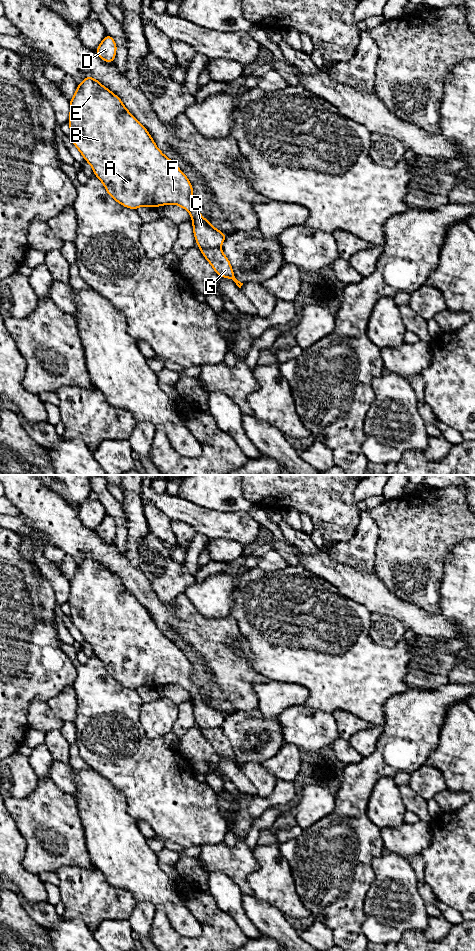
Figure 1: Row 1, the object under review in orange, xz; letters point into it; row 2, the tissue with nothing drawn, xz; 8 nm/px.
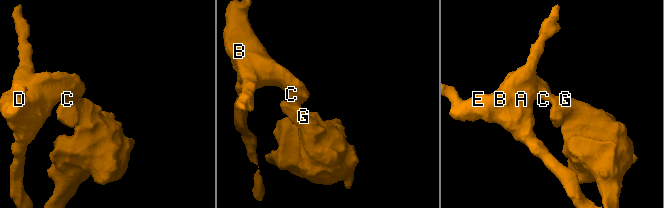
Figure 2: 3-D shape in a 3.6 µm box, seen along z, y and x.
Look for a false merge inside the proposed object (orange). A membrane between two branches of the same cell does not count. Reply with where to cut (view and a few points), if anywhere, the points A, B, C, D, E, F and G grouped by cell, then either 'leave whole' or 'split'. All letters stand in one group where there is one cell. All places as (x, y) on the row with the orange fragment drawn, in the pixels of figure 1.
cut xz (200, 246), (219, 247); groups A B C D E F / G; split

